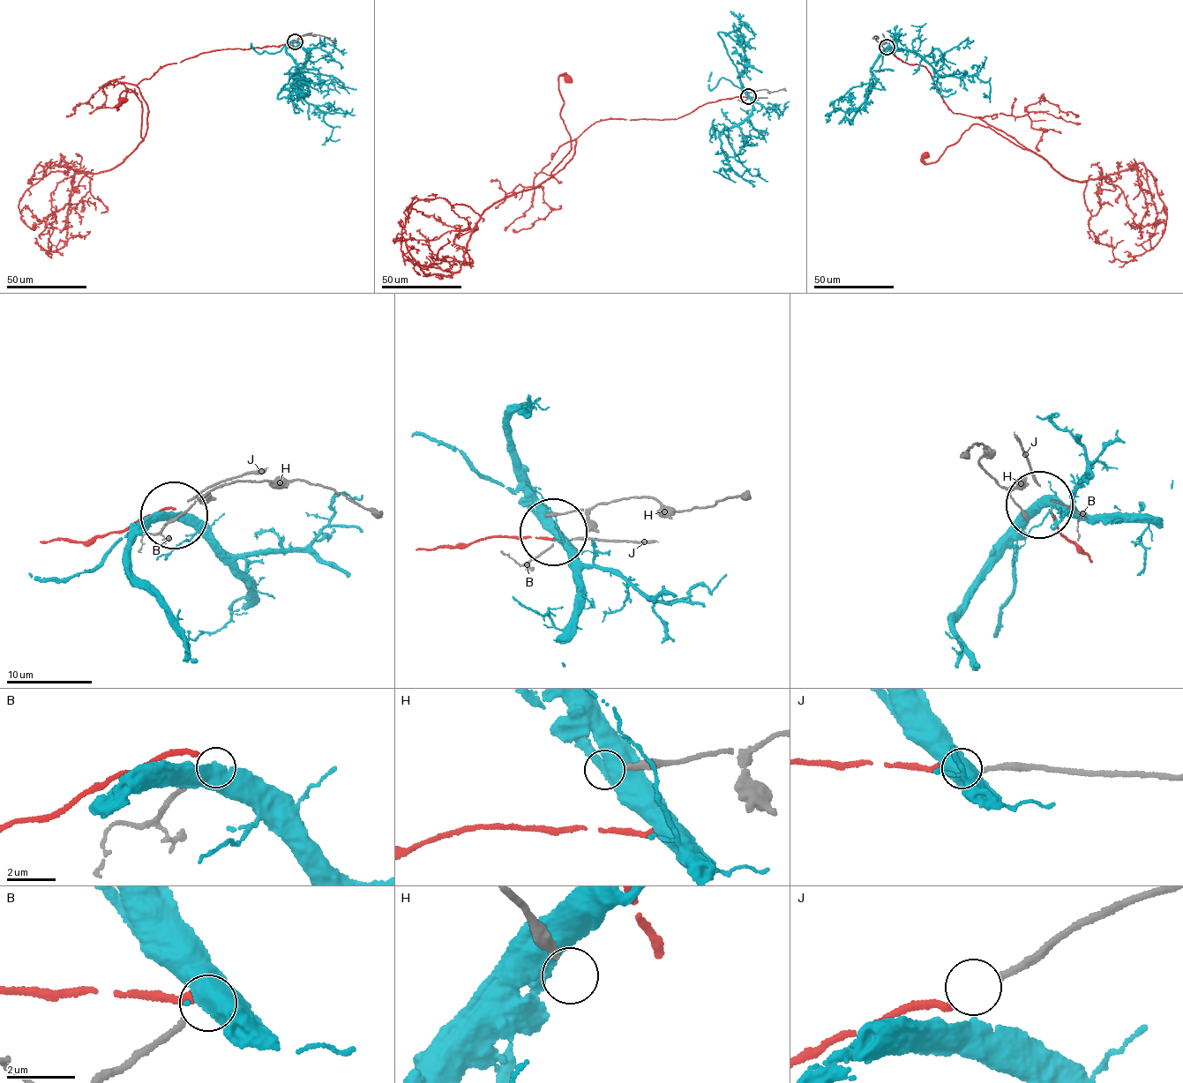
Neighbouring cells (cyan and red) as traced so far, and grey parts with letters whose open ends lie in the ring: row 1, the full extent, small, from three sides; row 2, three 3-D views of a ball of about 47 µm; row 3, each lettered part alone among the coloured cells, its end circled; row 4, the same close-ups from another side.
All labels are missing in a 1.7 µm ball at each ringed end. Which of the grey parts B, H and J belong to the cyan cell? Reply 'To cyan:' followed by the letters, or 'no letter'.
To cyan: B

